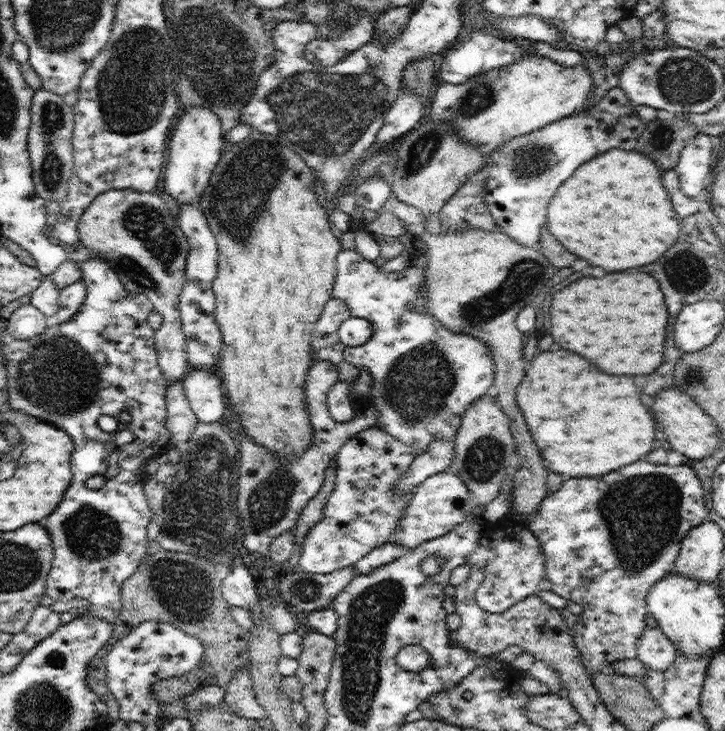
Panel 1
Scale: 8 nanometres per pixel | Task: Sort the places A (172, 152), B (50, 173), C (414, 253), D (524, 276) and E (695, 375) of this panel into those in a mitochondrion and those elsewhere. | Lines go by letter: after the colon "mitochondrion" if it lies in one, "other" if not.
A: other
B: mitochondrion
C: other
D: mitochondrion
E: mitochondrion

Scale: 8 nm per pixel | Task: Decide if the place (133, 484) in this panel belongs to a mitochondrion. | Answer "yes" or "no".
no

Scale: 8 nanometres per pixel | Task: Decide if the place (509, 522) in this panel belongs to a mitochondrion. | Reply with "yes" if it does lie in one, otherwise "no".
no

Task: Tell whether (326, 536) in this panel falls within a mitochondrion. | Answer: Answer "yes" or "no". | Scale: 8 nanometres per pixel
no

